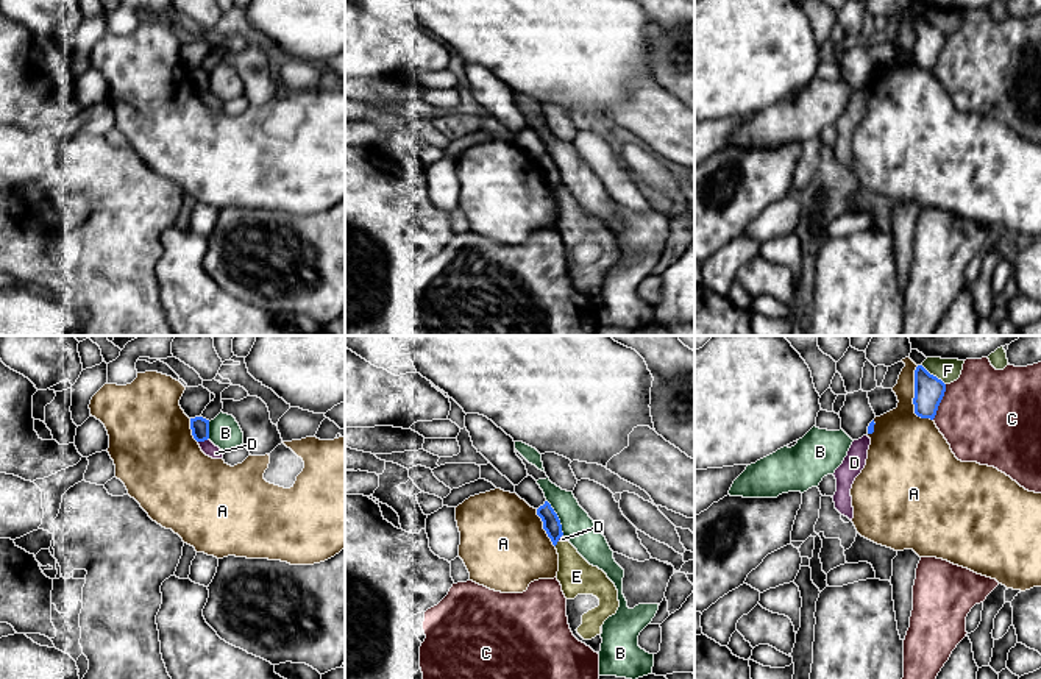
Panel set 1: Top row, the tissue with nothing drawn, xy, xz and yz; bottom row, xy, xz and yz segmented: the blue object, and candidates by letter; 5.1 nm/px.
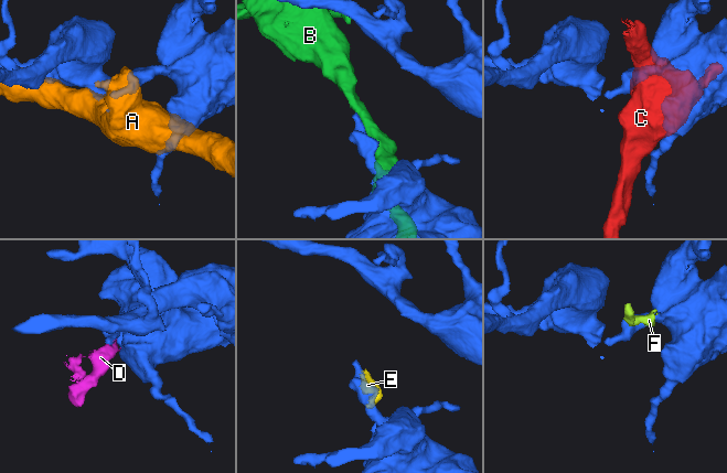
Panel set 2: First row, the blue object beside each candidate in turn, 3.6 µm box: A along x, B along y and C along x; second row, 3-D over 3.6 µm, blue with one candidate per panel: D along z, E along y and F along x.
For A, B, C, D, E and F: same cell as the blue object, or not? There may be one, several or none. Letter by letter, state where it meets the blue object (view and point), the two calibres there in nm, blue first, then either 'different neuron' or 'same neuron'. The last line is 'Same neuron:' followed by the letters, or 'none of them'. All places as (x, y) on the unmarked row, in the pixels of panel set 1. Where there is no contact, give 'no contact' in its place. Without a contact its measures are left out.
A: yz (913, 49) | 160/340 nm | different neuron
B: xz (557, 167) | 90/160 nm | different neuron
C: yz (940, 52) | 160/480 nm | different neuron
D: xy (203, 91) | 100/70 nm | different neuron
E: xz (556, 194) | 90/190 nm | different neuron
F: yz (932, 25) | 160/120 nm | different neuron
Same neuron: none of them

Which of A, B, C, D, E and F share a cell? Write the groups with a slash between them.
A / B / C / D E F

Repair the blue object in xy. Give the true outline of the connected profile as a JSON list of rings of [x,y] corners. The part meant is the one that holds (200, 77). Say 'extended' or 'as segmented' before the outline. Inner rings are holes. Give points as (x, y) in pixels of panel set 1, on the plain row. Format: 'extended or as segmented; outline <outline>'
as segmented; outline [[[203,67],[190,69],[190,80],[197,92],[204,92],[209,89],[209,70]]]

